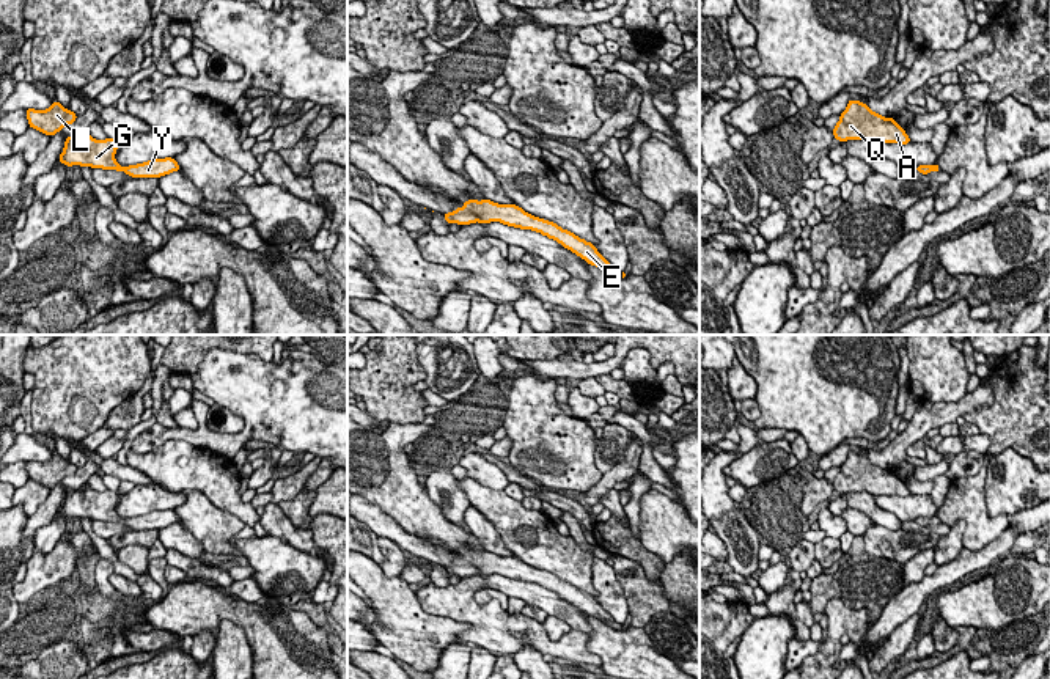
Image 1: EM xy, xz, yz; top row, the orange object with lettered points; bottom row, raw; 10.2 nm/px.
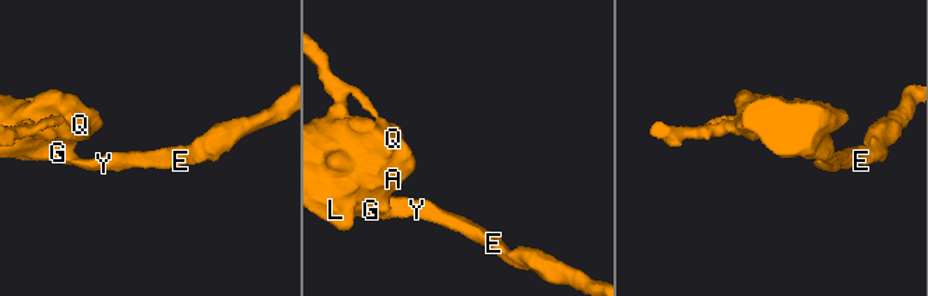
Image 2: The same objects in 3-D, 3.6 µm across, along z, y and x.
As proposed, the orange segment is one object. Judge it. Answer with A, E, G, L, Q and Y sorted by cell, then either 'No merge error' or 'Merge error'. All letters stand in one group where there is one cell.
Groups: A E G L Q Y. No merge error

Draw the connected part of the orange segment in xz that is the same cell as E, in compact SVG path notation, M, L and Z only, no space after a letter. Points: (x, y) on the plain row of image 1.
M468 552L462 560L453 564L443 566L446 575L470 577L470 575L490 575L500 574L508 578L531 582L556 593L564 600L571 602L589 618L596 618L602 622L615 621L594 599L594 596L580 591L574 585L563 582L553 574L534 569L525 564L517 556L498 556L490 552Z

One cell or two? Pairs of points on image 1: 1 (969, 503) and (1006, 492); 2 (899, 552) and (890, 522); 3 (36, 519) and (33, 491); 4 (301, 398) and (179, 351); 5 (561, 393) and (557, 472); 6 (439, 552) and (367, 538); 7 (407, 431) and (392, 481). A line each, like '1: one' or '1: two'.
1: two
2: two
3: two
4: two
5: two
6: two
7: one

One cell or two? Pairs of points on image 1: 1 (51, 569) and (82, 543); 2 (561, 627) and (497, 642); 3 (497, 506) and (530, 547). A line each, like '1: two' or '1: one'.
1: one
2: two
3: one

